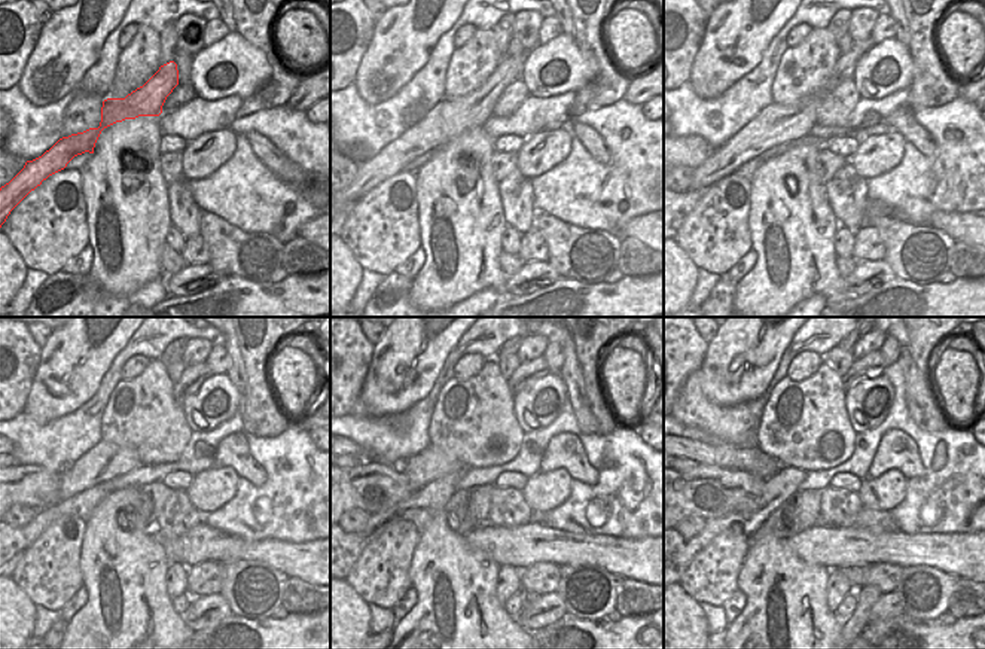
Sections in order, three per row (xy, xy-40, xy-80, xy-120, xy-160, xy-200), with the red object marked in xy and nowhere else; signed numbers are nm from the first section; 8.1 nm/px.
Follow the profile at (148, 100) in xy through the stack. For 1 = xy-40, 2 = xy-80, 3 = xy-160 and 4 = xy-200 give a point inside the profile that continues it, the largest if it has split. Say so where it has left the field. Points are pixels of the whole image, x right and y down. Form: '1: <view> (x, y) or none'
1: xy-40 (448, 118)
2: xy-80 (775, 124)
3: xy-160 (432, 463)
4: xy-200 (872, 365)

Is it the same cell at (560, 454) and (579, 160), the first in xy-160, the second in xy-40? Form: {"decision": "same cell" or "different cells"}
{"decision": "different cells"}

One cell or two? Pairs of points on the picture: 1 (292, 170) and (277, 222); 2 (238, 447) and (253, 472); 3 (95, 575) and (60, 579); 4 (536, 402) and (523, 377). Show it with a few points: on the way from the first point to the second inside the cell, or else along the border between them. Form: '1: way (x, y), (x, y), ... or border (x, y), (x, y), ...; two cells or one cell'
1: border (262, 162), (314, 207); two cells
2: way (237, 453), (237, 457), (247, 468); one cell
3: border (81, 542), (79, 569), (84, 584); two cells
4: border (551, 372), (528, 381), (515, 393); two cells

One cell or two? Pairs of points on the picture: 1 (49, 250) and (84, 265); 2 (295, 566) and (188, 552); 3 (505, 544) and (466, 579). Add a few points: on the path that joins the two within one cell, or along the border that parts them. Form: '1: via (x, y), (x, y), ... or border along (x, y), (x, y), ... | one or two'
1: border along (88, 241), (60, 270) | two
2: via (268, 550), (215, 550) | one
3: border along (463, 535), (473, 548), (485, 552), (500, 566) | two

